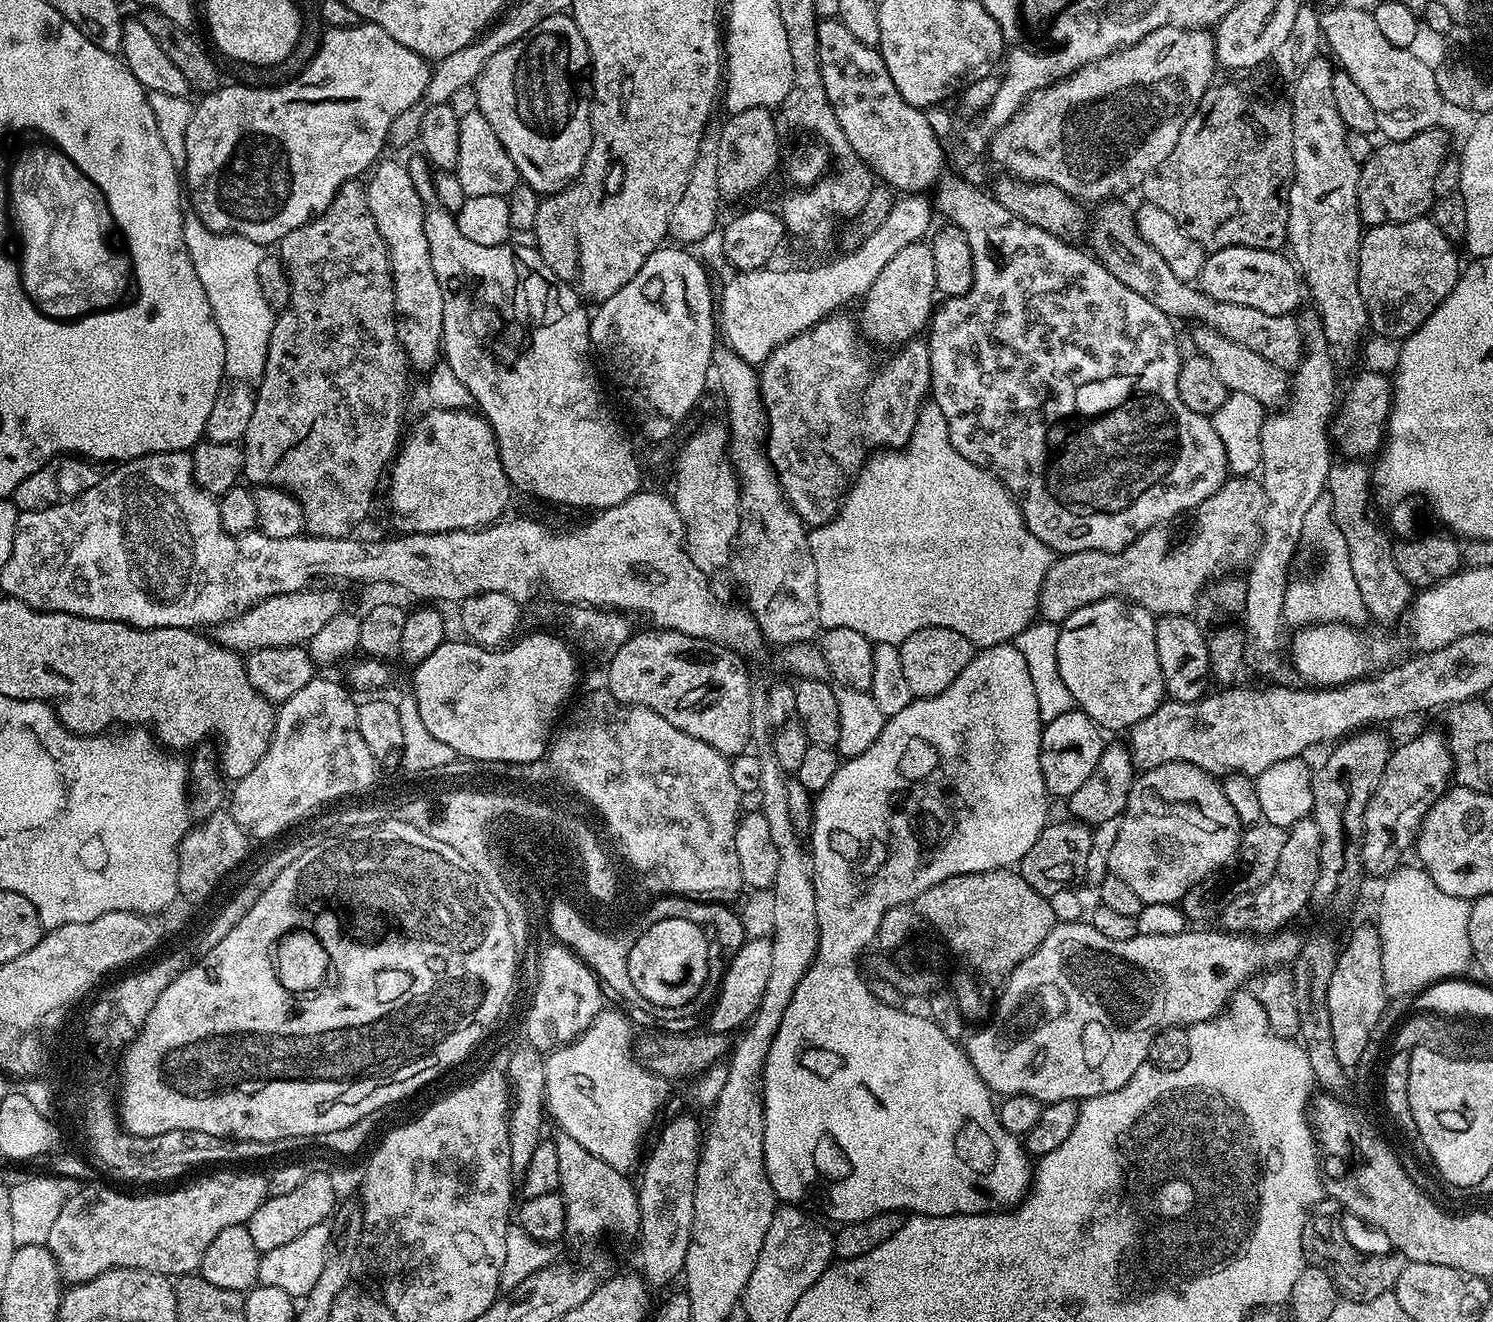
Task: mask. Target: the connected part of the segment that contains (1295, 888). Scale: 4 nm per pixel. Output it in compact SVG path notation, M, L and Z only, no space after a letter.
M1309 818L1293 824L1286 846L1282 846L1282 858L1267 882L1260 885L1247 897L1248 908L1240 908L1239 903L1231 904L1221 912L1218 920L1227 931L1241 934L1271 934L1287 929L1288 924L1312 900L1314 882L1318 882L1320 865L1320 831L1315 820Z

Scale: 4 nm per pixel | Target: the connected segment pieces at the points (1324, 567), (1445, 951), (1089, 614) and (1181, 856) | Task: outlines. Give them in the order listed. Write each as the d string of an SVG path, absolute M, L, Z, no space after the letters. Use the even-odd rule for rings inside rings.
M1325 491L1314 501L1314 506L1306 514L1306 522L1302 522L1302 540L1306 545L1320 551L1320 569L1305 580L1293 579L1286 590L1284 618L1289 625L1307 626L1317 622L1343 622L1360 626L1366 620L1366 613L1358 590L1357 580L1350 570L1350 552L1346 538L1342 536L1338 522L1334 518L1334 503L1331 494Z
M1401 866L1383 884L1378 927L1382 938L1382 974L1389 997L1411 997L1436 981L1459 977L1463 973L1460 971L1474 960L1468 937L1471 903L1440 892L1419 866Z
M1107 596L1104 600L1094 602L1090 606L1082 606L1082 610L1074 610L1059 625L1058 674L1062 682L1066 682L1066 690L1070 690L1073 701L1079 711L1085 712L1101 729L1109 733L1130 730L1142 718L1154 714L1158 706L1166 699L1162 666L1158 664L1158 646L1154 642L1154 630L1157 617L1130 600L1121 600L1118 596Z
M1166 762L1162 766L1143 769L1132 782L1132 789L1128 795L1128 804L1124 808L1123 816L1119 817L1119 822L1118 838L1114 842L1114 850L1110 850L1108 870L1111 875L1122 878L1122 882L1126 882L1133 888L1138 893L1138 898L1142 898L1144 904L1153 904L1154 902L1175 904L1183 901L1183 896L1188 896L1193 886L1209 879L1213 874L1219 873L1235 857L1242 843L1242 825L1238 814L1234 814L1234 806L1230 806L1230 802L1226 799L1223 783L1213 776L1211 772L1186 762ZM1156 820L1165 820L1168 823L1164 828L1164 836L1156 836Z

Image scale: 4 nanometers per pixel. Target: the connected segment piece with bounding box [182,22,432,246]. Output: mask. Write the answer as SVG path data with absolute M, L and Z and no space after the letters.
M361 22L352 28L328 28L325 33L308 67L289 84L281 84L279 88L247 88L245 84L232 82L229 88L221 86L216 91L207 93L201 99L204 101L193 107L190 126L186 126L184 135L186 158L182 165L182 180L187 191L188 188L192 191L191 211L210 230L225 232L227 236L250 238L261 246L275 245L286 234L298 230L298 226L324 212L326 206L330 206L334 194L338 194L338 190L347 180L363 177L381 159L380 151L383 150L384 144L386 148L389 143L388 131L394 118L398 118L402 110L417 107L425 99L428 83L432 78L429 61L414 54L414 50L402 46L402 42L394 42L394 38L390 38L390 34L386 34L386 30L382 30L377 24Z

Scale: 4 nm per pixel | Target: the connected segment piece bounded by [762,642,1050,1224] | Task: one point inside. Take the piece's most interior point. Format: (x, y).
(868, 1109)

